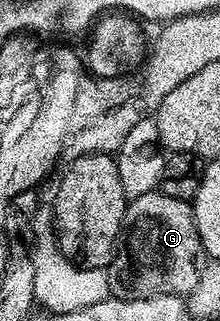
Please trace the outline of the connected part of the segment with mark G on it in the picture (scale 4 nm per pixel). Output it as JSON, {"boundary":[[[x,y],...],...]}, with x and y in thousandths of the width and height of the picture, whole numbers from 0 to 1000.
{"boundary":[[[727,589],[600,617],[559,676],[536,776],[477,841],[500,925],[623,935],[736,916],[859,922],[895,897],[918,791],[868,629],[750,611]]]}

